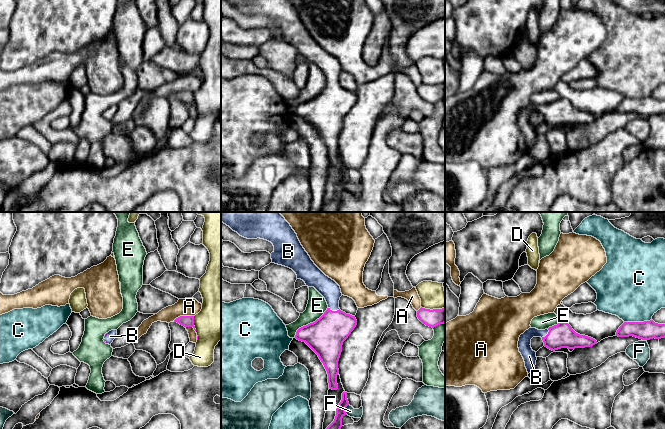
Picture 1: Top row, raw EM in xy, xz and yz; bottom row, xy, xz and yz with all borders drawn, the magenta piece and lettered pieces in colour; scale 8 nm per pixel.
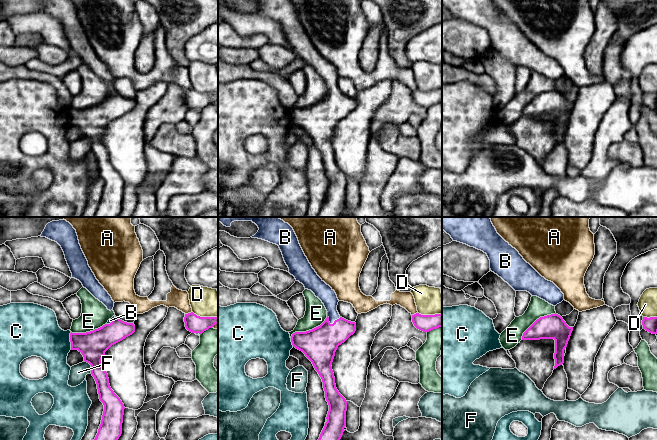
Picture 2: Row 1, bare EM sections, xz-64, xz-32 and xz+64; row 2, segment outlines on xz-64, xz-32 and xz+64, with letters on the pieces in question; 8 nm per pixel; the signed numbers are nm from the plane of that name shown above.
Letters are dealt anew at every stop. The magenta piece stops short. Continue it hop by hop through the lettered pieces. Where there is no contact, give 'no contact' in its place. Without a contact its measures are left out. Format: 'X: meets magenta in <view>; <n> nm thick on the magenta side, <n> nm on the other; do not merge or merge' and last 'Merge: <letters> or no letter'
A: meets magenta in xy; 100 nm thick on the magenta side, 140 nm on the other; do not merge
B: meets magenta in xz; 300 nm thick on the magenta side, 160 nm on the other; merge
C: meets magenta in yz; 150 nm thick on the magenta side, 480 nm on the other; do not merge
D: meets magenta in xy; 100 nm thick on the magenta side, 340 nm on the other; do not merge
E: meets magenta in xz; 300 nm thick on the magenta side, 160 nm on the other; do not merge
F: meets magenta in xz; 80 nm thick on the magenta side, 80 nm on the other; do not merge
Merge: B

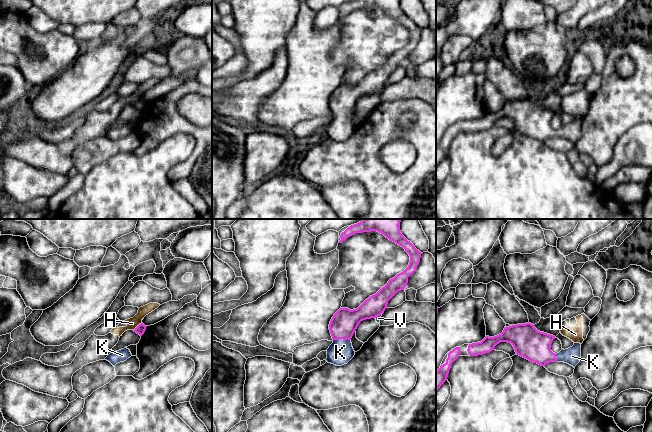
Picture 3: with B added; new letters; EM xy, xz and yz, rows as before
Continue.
H: meets magenta in xy; 80 nm thick on the magenta side, 90 nm on the other; do not merge
K: meets magenta in xz; 220 nm thick on the magenta side, 200 nm on the other; merge
V: meets magenta in xz; 180 nm thick on the magenta side, 40 nm on the other; do not merge
Merge: K

